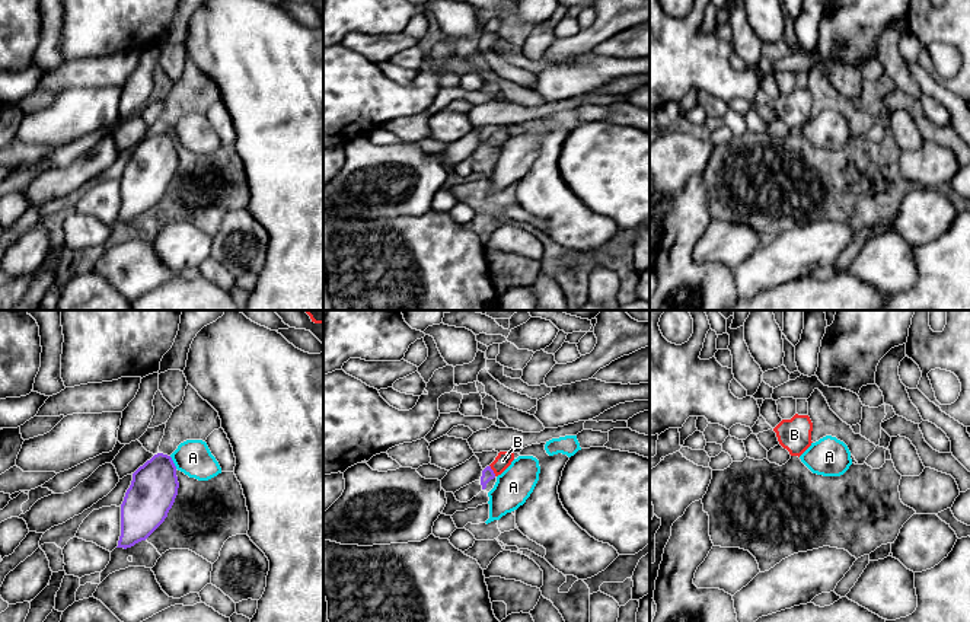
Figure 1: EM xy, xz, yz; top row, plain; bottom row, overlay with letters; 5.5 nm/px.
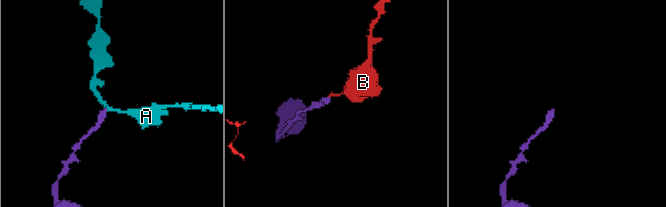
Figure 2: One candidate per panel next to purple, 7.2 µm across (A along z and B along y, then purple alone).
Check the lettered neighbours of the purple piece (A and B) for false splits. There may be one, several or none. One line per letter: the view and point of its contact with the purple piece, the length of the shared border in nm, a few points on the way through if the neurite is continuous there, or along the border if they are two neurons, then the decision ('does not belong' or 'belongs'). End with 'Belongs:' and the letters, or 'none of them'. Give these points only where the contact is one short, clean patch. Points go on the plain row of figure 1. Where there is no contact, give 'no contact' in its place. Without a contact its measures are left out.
A: meets purple in xy at (172, 136); contact 80 nm long; border along xy (169, 130), (176, 142); does not belong
B: meets purple in xz at (493, 144); contact 70 nm long; runs through xz (488, 147), (493, 144), (503, 134); belongs
Belongs: B

